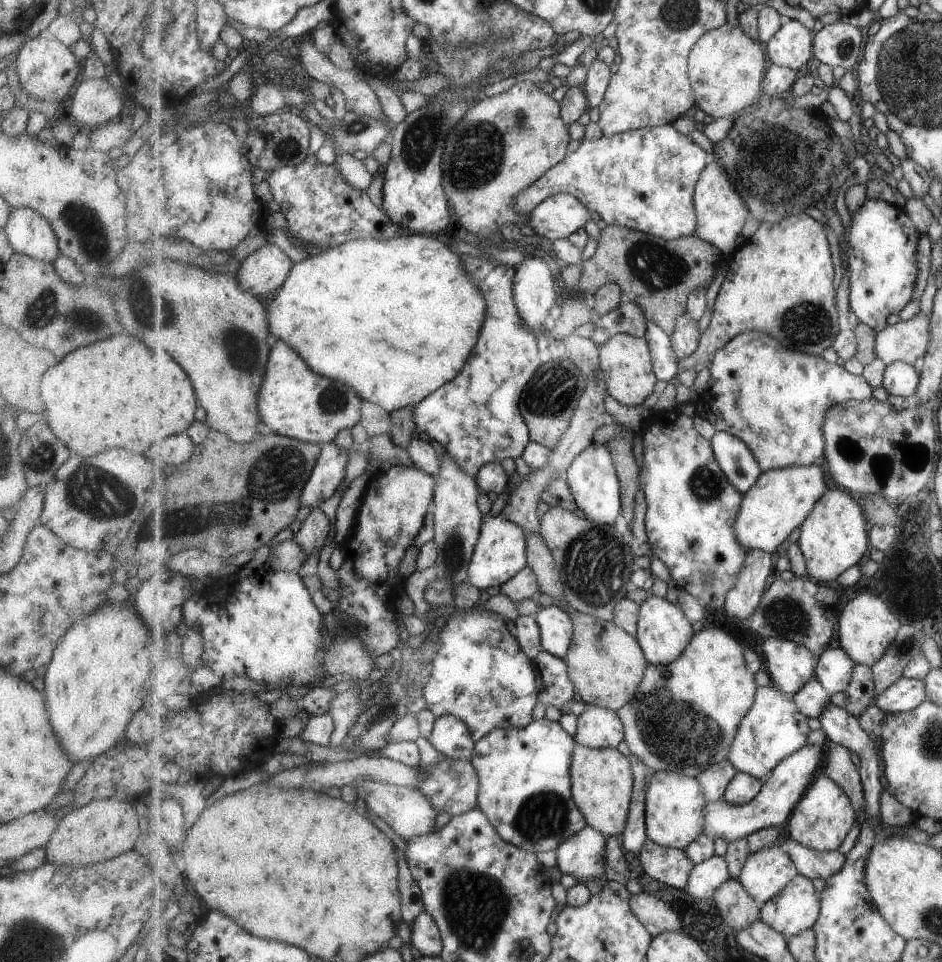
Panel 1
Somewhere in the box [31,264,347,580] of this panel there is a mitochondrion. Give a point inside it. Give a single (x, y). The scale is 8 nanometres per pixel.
(279, 471)

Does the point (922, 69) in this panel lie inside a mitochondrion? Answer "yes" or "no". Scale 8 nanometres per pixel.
yes

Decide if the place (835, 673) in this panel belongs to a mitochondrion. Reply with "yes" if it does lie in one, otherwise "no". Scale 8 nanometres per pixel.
no

